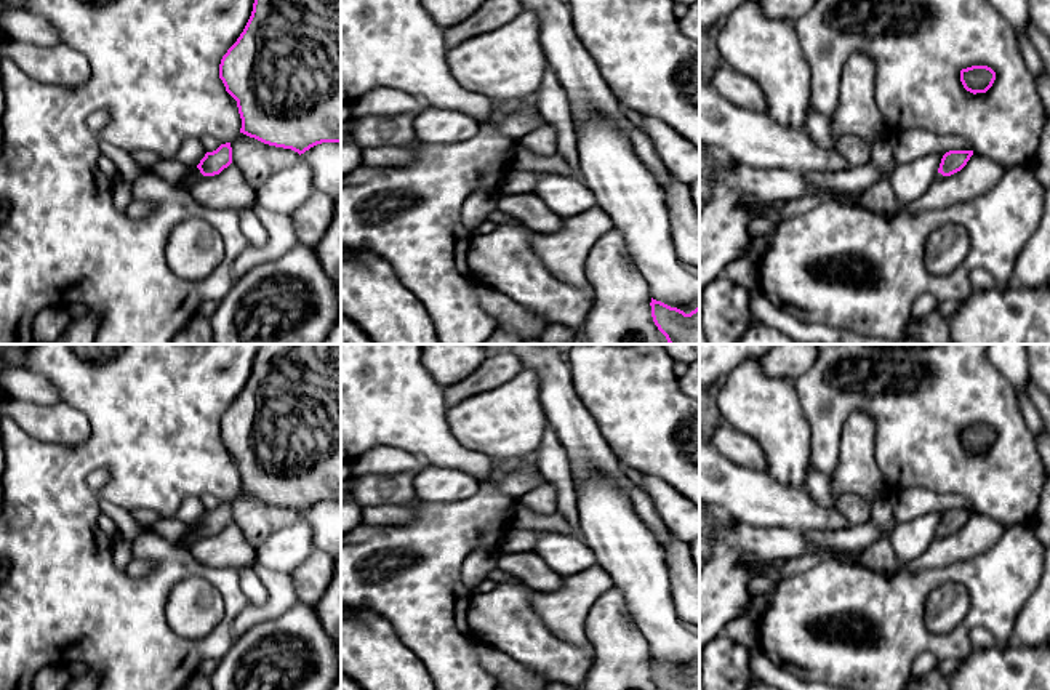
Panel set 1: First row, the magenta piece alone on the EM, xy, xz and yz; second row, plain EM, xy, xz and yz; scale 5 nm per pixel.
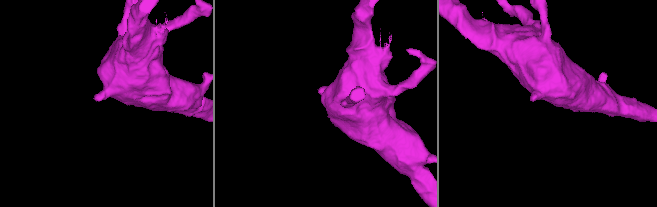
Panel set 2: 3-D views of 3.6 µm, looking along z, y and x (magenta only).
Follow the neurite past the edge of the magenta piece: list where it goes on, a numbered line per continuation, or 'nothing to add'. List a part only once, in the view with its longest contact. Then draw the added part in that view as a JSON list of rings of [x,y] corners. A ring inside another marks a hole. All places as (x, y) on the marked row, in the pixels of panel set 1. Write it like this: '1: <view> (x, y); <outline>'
1: xy (194, 173); [[[197,166],[189,168],[187,176],[184,178],[184,181],[179,184],[179,187],[182,189],[189,189],[195,181],[202,179],[203,175],[200,173],[200,170]]]

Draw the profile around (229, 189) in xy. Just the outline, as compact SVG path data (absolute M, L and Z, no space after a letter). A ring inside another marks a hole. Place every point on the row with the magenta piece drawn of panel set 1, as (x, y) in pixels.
M230 163L219 175L203 176L187 189L192 197L211 208L246 208L256 200L256 189L243 173Z

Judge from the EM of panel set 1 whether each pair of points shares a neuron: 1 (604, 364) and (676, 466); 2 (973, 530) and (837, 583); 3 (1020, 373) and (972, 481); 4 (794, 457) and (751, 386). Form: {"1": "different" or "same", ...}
{"1": "same", "2": "different", "3": "different", "4": "same"}

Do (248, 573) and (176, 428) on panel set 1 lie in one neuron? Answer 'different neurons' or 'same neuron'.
different neurons

